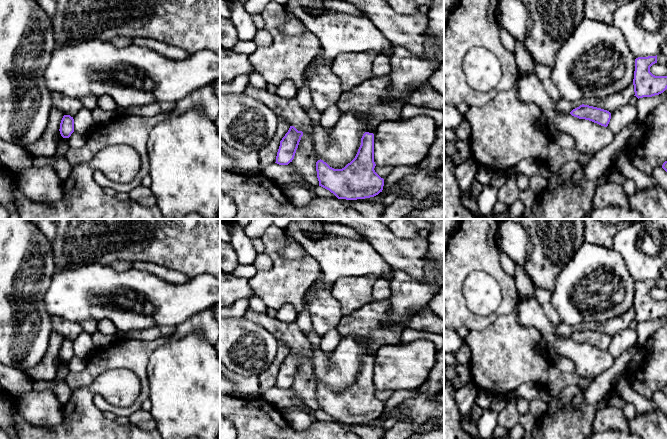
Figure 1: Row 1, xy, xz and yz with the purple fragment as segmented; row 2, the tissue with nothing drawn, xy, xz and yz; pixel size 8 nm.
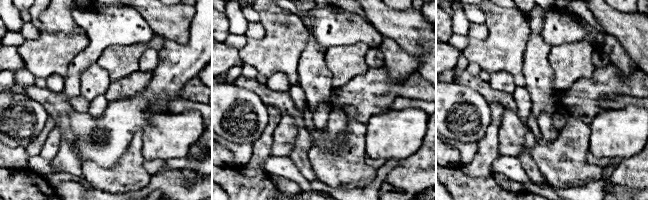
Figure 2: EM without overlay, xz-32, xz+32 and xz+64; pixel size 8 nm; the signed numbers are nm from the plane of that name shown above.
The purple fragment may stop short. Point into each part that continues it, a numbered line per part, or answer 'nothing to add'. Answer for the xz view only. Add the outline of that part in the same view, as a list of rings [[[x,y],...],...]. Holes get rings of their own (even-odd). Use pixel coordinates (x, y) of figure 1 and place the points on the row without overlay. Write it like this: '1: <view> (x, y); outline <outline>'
1: xz (289, 333); outline [[[249,308],[244,317],[261,325],[298,355],[303,355],[311,346],[308,338],[295,322],[283,322],[276,317],[269,316],[266,312],[258,313]]]

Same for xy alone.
1: xy (69, 330); outline [[[51,317],[52,332],[59,333],[64,339],[74,341],[83,331],[83,327],[63,317]]]

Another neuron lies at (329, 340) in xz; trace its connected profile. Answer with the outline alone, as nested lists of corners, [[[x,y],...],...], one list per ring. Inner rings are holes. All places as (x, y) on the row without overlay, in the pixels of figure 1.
[[[331,329],[321,337],[320,348],[327,354],[334,351],[337,346],[341,335],[337,329]]]

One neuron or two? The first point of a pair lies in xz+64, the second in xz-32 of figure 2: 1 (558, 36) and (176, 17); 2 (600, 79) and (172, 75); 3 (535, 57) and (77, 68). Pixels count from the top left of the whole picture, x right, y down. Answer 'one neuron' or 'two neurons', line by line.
1: two neurons
2: two neurons
3: two neurons

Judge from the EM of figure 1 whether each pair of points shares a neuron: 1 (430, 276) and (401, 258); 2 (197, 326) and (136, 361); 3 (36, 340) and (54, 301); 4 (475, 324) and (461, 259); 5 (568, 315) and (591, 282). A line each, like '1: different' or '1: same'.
1: different
2: same
3: different
4: same
5: same

